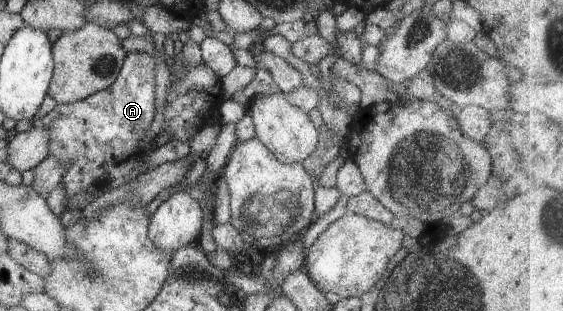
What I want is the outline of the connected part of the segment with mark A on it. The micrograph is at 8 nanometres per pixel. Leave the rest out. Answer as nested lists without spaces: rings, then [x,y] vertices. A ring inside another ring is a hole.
[[[144,51],[128,52],[112,85],[89,95],[86,99],[69,104],[57,104],[52,111],[32,123],[32,127],[49,132],[50,145],[47,157],[52,156],[58,163],[67,167],[66,173],[61,177],[66,198],[82,195],[87,196],[90,202],[94,201],[108,190],[135,182],[139,175],[149,170],[146,156],[152,152],[152,143],[147,142],[147,131],[154,122],[154,113],[157,110],[154,105],[156,64],[155,57]]]

